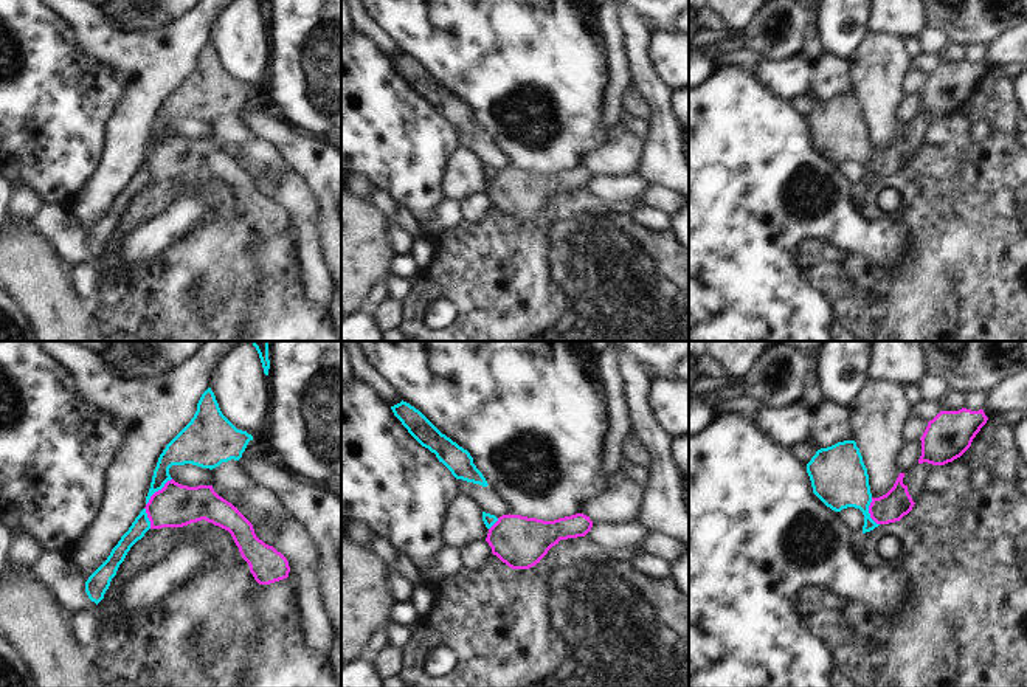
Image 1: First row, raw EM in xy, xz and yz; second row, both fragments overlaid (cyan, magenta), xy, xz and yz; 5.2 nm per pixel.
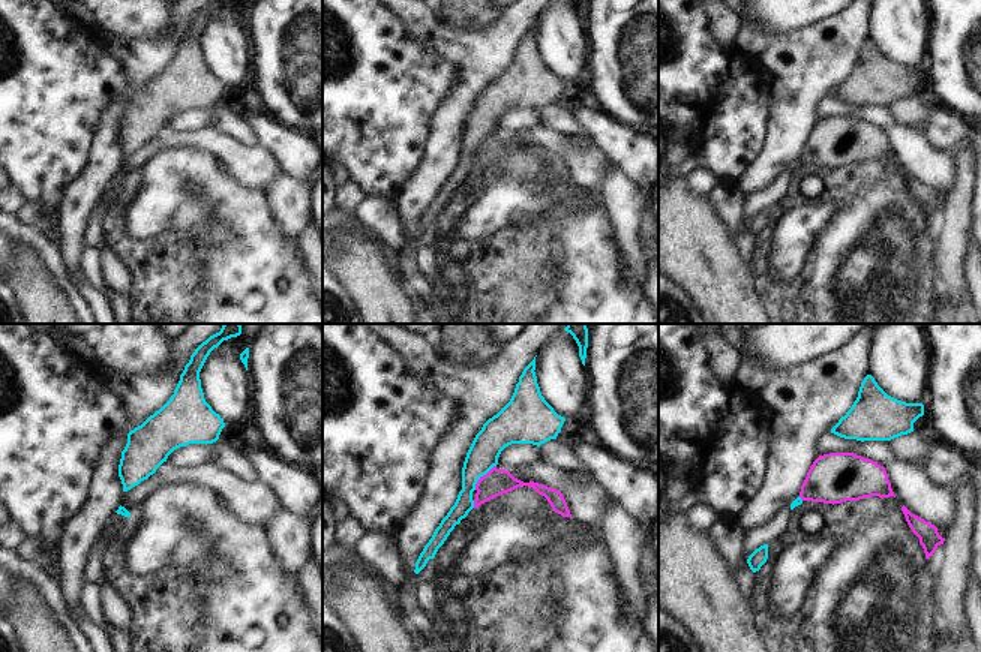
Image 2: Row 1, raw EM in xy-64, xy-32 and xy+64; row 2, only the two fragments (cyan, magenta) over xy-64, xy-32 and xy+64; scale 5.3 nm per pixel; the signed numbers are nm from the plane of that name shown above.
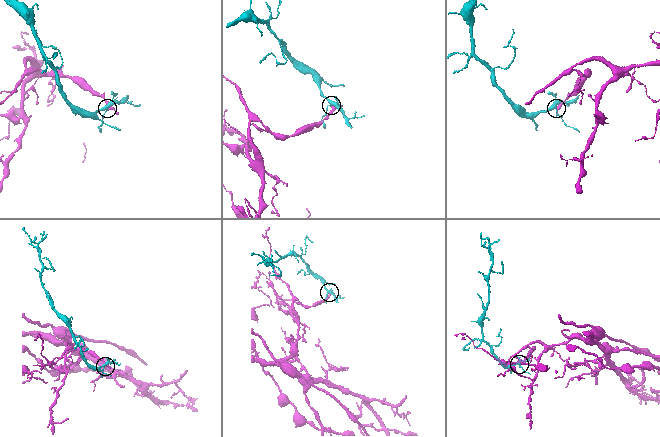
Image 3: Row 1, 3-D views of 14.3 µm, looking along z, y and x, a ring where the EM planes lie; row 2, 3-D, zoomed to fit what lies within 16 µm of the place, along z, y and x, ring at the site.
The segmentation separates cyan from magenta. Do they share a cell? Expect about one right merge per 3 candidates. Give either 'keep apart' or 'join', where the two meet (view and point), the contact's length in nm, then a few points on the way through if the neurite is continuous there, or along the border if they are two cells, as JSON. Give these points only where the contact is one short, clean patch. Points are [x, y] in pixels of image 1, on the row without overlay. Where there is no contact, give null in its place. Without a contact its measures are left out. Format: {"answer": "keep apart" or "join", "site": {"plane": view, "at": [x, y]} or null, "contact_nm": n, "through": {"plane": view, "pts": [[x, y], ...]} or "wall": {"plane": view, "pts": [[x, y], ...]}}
{"answer": "keep apart", "site": {"plane": "xy", "at": [157, 143]}, "contact_nm": 190, "wall": {"plane": "xy", "pts": [[171, 131], [146, 157]]}}

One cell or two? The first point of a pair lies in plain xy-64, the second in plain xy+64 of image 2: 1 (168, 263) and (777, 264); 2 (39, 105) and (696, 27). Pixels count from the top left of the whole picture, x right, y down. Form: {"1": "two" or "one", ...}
{"1": "two", "2": "one"}

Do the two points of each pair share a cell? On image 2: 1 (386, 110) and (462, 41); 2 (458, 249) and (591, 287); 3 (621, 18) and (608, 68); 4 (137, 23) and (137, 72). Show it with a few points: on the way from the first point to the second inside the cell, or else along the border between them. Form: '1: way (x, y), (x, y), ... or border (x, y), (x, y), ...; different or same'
1: border (413, 39), (453, 66), (456, 83), (449, 93); different
2: border (557, 242), (554, 285), (539, 287), (543, 308); different
3: way (617, 30), (612, 41), (612, 56); same
4: border (102, 30), (134, 39), (171, 35); different

